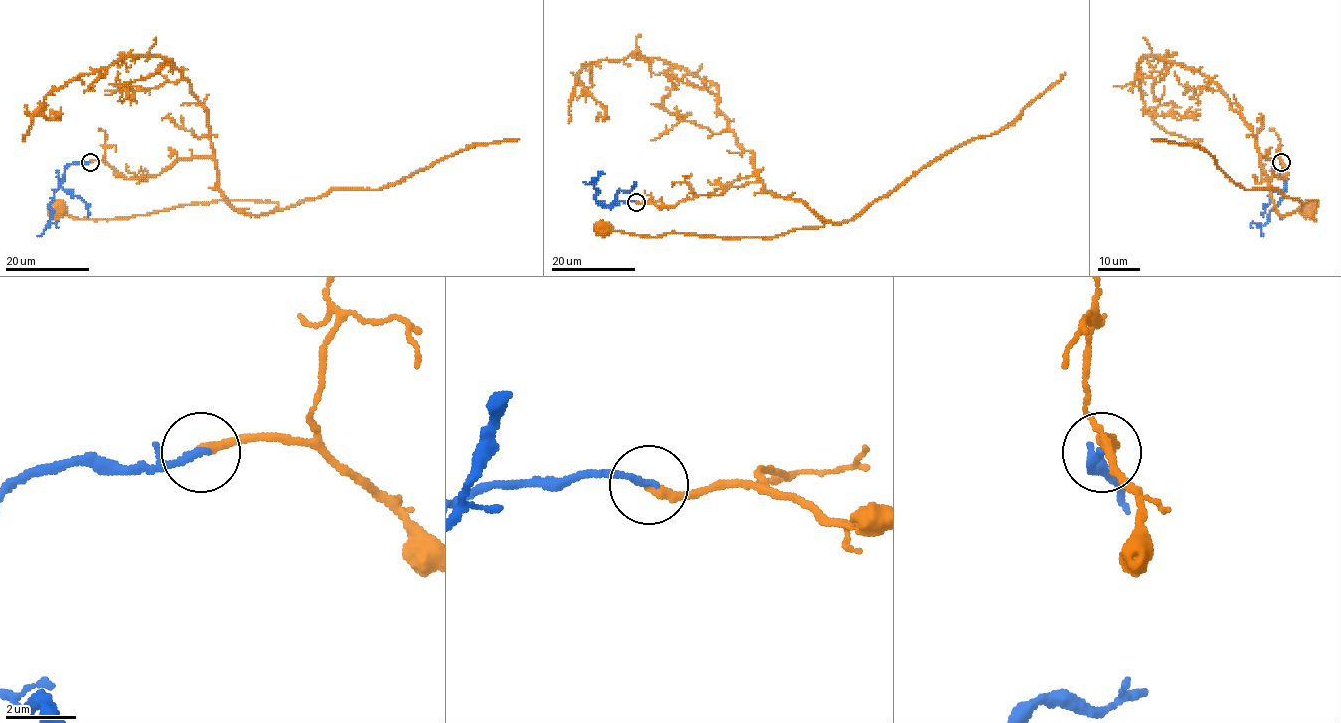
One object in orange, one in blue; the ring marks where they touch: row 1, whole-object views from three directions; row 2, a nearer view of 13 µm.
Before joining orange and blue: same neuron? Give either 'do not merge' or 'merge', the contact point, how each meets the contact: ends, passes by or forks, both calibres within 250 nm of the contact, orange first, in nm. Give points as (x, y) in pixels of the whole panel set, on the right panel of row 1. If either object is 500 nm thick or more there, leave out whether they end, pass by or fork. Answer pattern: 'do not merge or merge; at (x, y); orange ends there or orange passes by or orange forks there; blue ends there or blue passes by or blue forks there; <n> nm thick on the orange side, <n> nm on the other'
merge; at (1281, 162); orange ends there; blue ends there; 280 nm thick on the orange side, 200 nm on the other

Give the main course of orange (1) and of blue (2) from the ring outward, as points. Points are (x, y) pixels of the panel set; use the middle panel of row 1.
1: (635, 201), (674, 206), (758, 181), (764, 191), (802, 200), (823, 225), (758, 237), (640, 236), (604, 226)
2: (635, 201), (615, 201), (608, 208), (601, 206), (594, 197), (598, 192), (594, 187), (595, 180), (584, 182)

